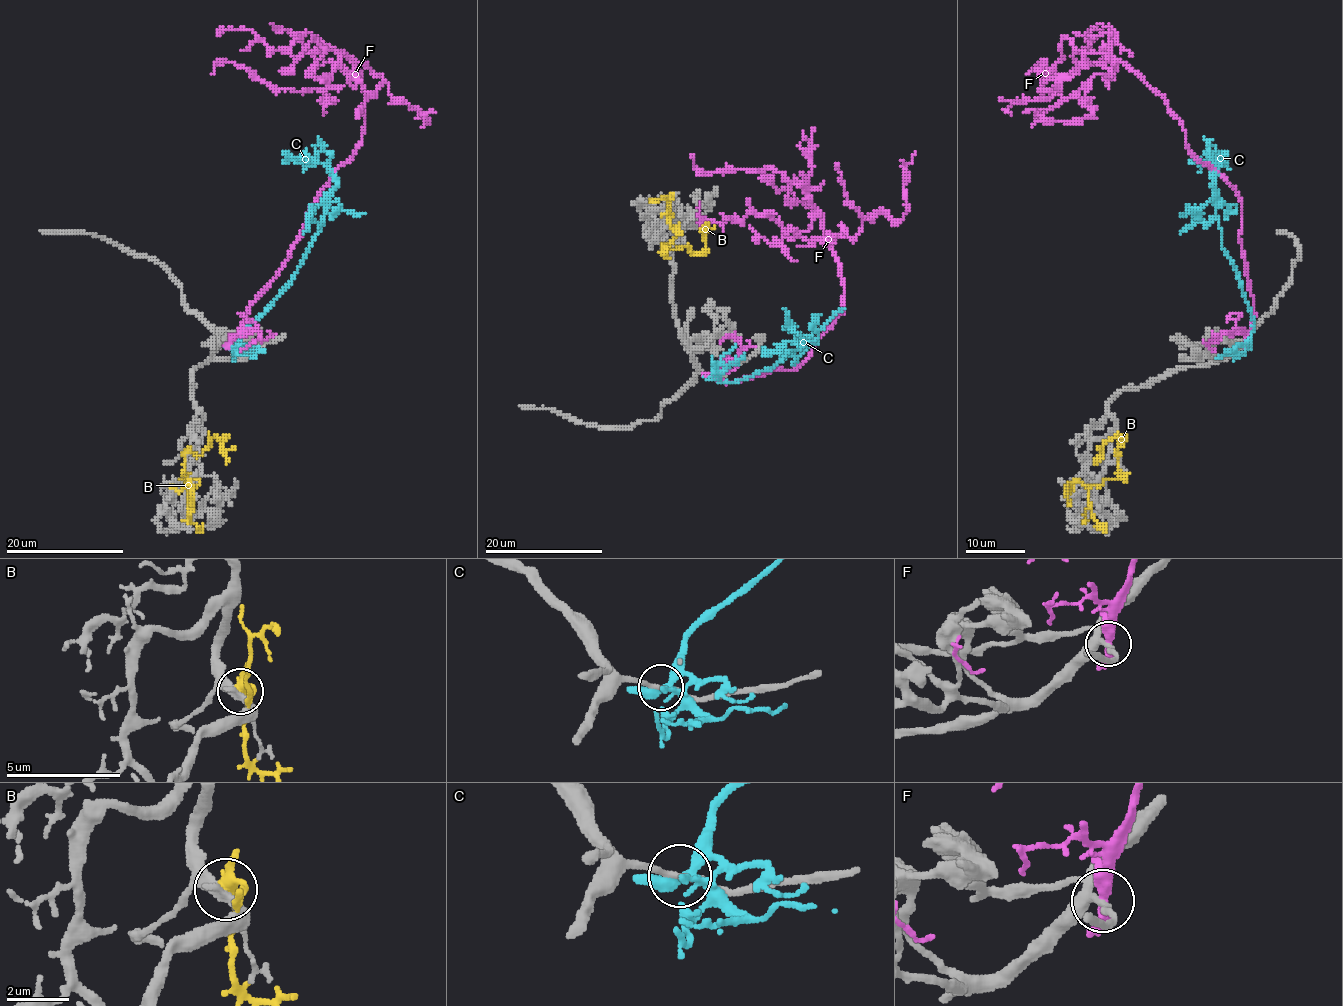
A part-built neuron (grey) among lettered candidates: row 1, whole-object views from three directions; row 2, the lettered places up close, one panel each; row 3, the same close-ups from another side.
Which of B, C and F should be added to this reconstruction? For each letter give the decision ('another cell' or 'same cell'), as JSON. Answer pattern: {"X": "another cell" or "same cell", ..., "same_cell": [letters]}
{"B": "another cell", "C": "another cell", "F": "another cell", "same_cell": []}

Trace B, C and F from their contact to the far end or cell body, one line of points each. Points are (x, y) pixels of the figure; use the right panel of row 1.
B: (1117, 453), (1118, 471), (1126, 477), (1093, 484), (1089, 490), (1089, 509), (1102, 527), (1105, 524)
C: (1248, 345), (1253, 317), (1242, 284), (1222, 246), (1216, 212), (1214, 169), (1225, 162), (1225, 151)
F: (1247, 344), (1241, 199), (1168, 104), (1106, 54), (1058, 89), (1040, 91), (1044, 63), (1027, 75)

